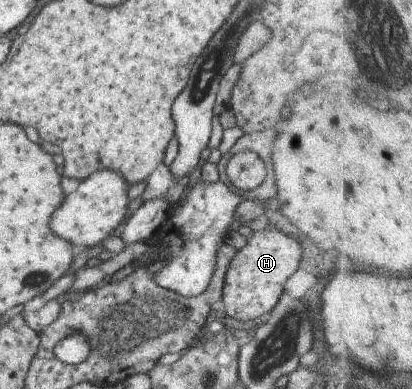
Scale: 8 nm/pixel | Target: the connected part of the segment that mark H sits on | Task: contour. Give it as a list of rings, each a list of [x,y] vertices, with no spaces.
[[[264,229],[260,230],[260,232],[250,234],[246,239],[246,244],[230,260],[230,264],[226,268],[226,274],[224,274],[220,300],[224,304],[225,316],[234,318],[238,322],[246,322],[249,320],[258,323],[262,314],[269,314],[281,296],[284,283],[298,268],[300,254],[302,254],[302,250],[300,250],[298,242],[294,238],[278,232],[276,229]]]

